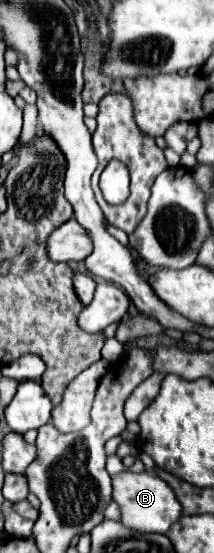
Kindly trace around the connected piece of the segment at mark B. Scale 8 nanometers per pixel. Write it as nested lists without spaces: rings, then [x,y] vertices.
[[[122,471],[112,477],[112,483],[114,483],[114,501],[120,505],[120,511],[122,511],[120,521],[126,527],[132,527],[134,531],[168,533],[170,527],[182,517],[182,505],[176,499],[176,493],[172,491],[172,487],[160,477],[154,477],[152,473]]]

